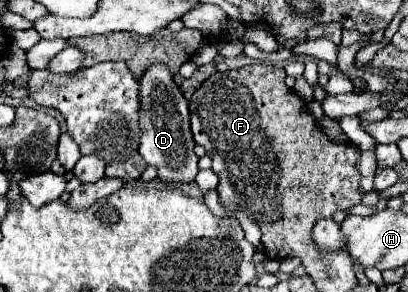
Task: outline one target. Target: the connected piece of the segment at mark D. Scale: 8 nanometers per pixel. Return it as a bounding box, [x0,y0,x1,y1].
[139,62,197,182]

